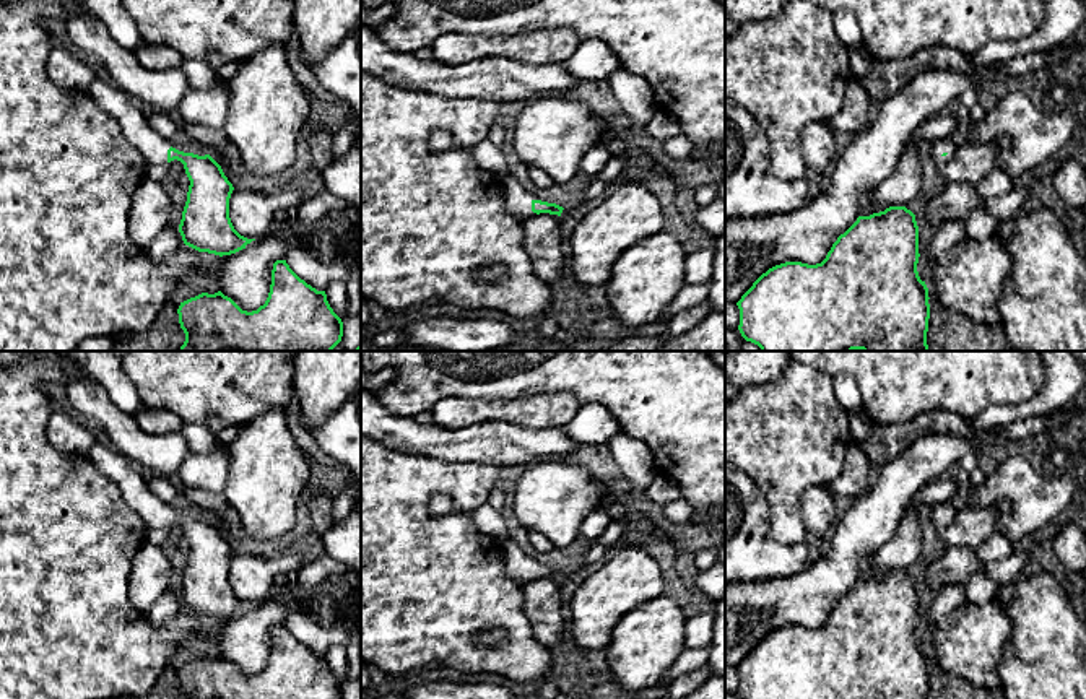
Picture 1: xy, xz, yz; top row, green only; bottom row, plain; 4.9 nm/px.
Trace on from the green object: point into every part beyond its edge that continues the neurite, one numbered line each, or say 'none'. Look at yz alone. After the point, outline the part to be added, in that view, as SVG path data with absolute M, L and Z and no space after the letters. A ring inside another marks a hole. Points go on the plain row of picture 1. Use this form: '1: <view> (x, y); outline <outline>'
1: yz (945, 509); outline M941 502L932 507L932 520L935 525L941 527L951 523L956 517L958 509L949 502Z

